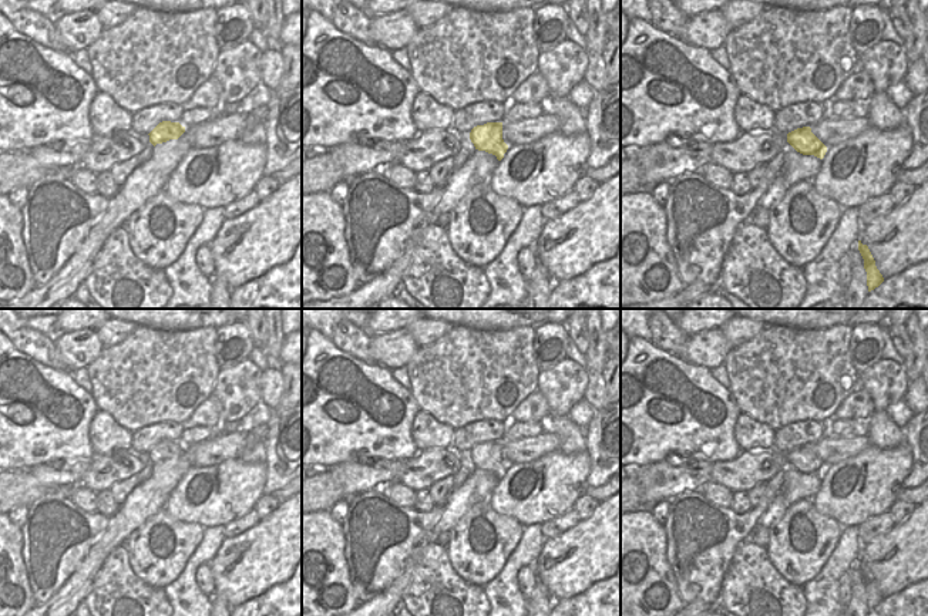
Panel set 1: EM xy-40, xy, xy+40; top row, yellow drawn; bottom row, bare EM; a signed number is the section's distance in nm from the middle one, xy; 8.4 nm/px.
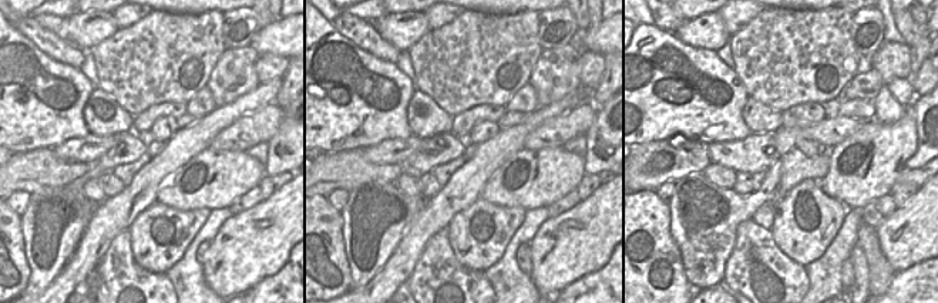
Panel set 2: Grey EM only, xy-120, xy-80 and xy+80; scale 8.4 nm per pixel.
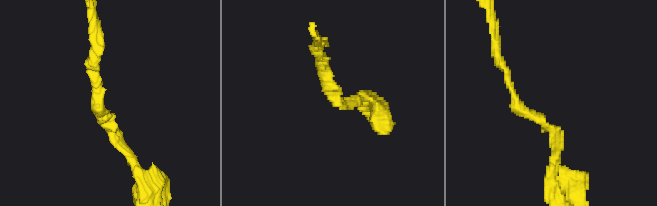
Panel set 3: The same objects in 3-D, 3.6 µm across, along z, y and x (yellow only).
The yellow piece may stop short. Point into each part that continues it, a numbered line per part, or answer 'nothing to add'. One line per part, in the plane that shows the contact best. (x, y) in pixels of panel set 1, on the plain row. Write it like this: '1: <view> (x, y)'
nothing to add

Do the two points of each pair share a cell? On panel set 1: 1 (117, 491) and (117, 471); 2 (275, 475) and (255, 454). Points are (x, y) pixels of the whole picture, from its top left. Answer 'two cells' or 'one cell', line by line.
1: two cells
2: two cells

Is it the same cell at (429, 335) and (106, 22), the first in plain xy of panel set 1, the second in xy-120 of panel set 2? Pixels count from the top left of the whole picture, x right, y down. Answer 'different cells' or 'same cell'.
different cells

